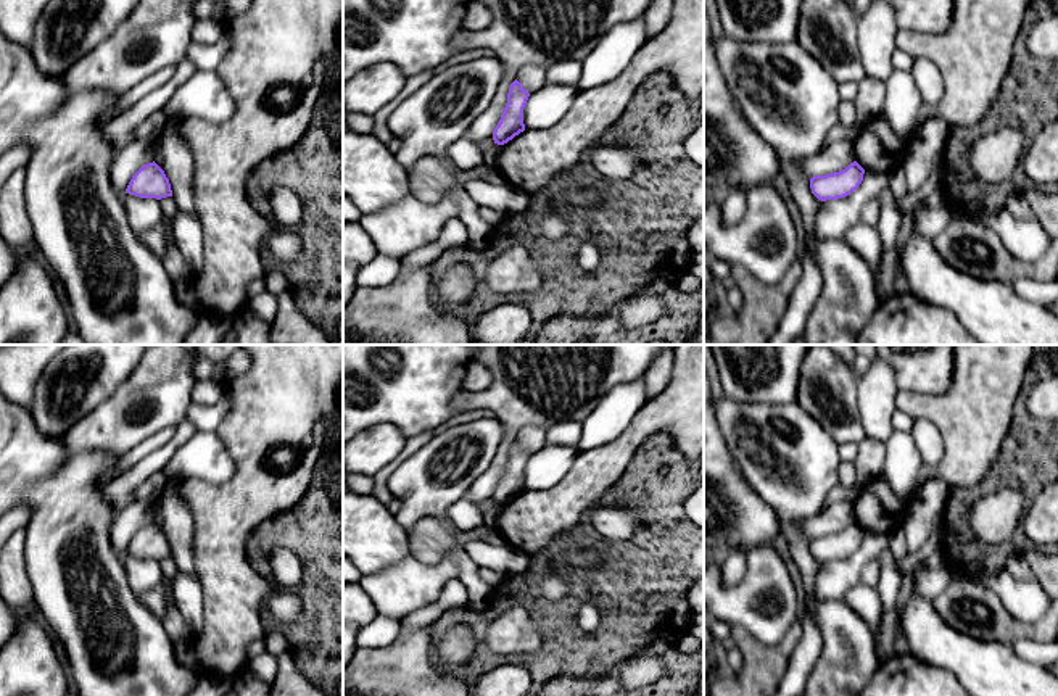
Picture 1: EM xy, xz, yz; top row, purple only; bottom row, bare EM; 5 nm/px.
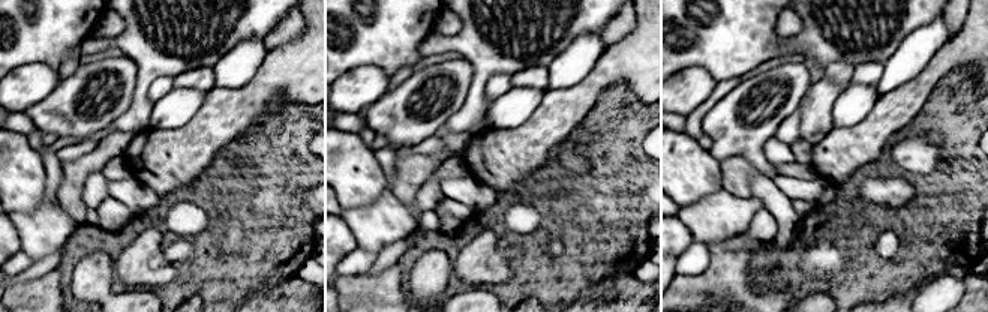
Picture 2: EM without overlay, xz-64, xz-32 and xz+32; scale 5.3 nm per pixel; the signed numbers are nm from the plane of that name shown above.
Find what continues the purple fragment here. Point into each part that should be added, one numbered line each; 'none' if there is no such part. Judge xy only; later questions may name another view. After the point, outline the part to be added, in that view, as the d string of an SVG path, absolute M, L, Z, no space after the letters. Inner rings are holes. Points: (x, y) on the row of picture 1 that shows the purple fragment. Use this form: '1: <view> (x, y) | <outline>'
none

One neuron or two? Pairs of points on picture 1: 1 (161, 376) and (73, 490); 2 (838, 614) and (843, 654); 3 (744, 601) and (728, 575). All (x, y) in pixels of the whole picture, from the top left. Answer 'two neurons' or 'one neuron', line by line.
1: two neurons
2: one neuron
3: two neurons

